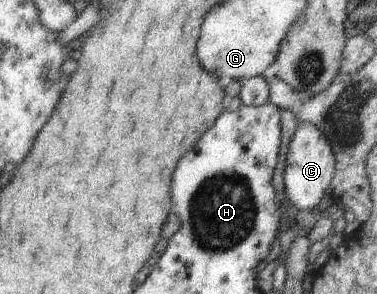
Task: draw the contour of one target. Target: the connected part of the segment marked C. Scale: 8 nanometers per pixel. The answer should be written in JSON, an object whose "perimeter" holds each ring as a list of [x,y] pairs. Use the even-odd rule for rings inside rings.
{"perimeter":[[[309,122],[300,123],[289,144],[285,163],[285,192],[298,209],[314,209],[330,193],[336,169],[335,150],[324,131]]]}

